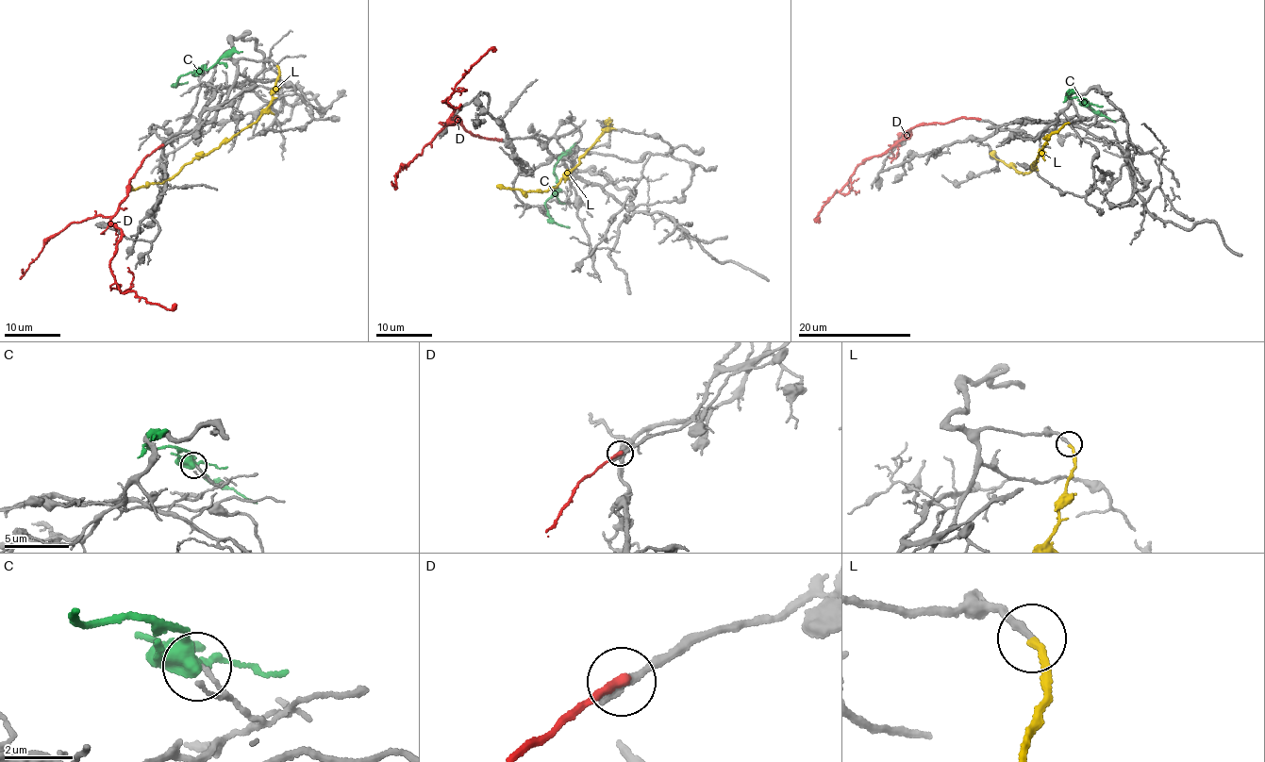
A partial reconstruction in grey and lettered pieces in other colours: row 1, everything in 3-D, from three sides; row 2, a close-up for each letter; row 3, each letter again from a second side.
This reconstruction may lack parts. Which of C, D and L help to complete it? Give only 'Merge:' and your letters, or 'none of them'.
Merge: L

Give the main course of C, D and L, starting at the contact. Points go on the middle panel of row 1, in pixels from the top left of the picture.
C: (559, 191), (554, 170), (561, 154), (569, 153), (575, 142)
D: (501, 140), (474, 136), (457, 116), (453, 124), (448, 124), (454, 108), (443, 102), (473, 65), (494, 47)
L: (610, 130), (607, 124), (580, 157), (578, 165), (565, 173), (554, 187), (523, 192), (496, 185)

